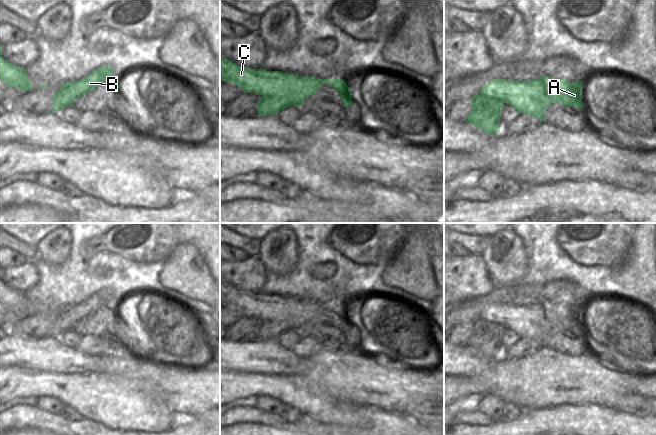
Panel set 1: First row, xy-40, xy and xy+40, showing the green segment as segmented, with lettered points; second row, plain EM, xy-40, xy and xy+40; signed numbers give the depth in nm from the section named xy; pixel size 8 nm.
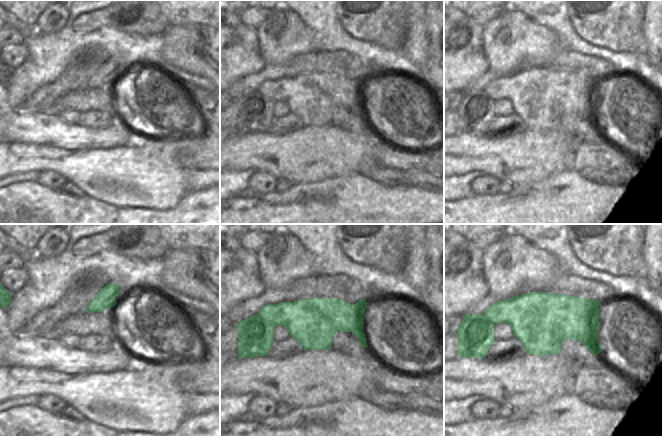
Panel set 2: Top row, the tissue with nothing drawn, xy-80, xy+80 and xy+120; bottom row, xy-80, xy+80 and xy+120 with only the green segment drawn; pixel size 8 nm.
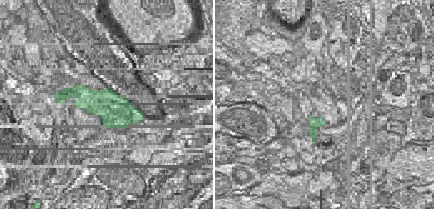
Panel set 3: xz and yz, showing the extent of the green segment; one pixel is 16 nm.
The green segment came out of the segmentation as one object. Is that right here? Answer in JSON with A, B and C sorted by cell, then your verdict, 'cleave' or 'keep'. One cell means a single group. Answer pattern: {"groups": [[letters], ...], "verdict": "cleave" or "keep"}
{"groups": [["A", "C"], ["B"]], "verdict": "cleave"}

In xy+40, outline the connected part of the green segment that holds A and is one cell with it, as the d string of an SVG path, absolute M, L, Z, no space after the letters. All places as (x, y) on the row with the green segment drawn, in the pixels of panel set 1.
M539 77L529 81L493 79L480 90L485 95L511 105L519 113L537 117L544 122L544 112L553 104L584 108L582 103L583 82L572 84L567 79Z

